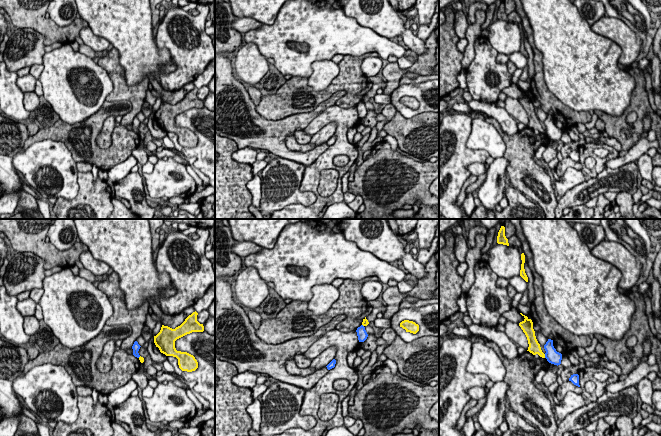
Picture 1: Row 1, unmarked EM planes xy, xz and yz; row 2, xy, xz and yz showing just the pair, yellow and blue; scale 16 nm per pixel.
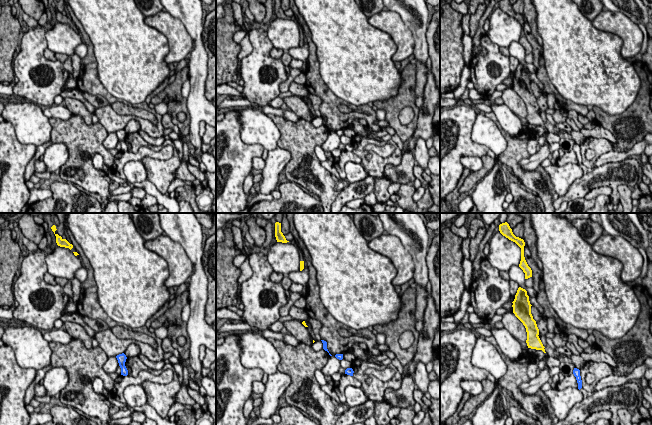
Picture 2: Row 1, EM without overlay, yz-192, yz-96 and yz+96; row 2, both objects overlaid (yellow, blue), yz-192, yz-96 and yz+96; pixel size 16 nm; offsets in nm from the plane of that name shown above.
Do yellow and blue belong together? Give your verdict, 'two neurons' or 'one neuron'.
two neurons

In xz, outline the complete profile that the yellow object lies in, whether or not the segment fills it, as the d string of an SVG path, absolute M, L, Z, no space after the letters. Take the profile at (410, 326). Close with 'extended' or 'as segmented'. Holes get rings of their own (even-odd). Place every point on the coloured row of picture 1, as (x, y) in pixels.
M404 320L400 323L400 327L406 330L406 332L410 332L416 334L419 331L419 325L413 321Z; as segmented

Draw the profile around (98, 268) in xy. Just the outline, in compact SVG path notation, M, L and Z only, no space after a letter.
M89 250L80 255L79 261L86 270L90 271L96 277L105 275L110 268L105 262L96 260Z

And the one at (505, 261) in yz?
M503 244L493 245L489 250L489 266L499 277L510 279L520 276L521 255L517 247Z

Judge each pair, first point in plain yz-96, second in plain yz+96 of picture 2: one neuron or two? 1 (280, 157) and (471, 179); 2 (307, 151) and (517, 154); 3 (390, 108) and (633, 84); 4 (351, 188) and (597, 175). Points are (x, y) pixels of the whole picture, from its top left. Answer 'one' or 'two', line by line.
1: two
2: one
3: two
4: one

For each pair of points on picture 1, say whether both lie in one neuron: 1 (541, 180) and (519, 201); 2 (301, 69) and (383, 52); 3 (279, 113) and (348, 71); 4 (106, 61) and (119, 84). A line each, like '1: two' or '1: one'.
1: two
2: one
3: one
4: one

